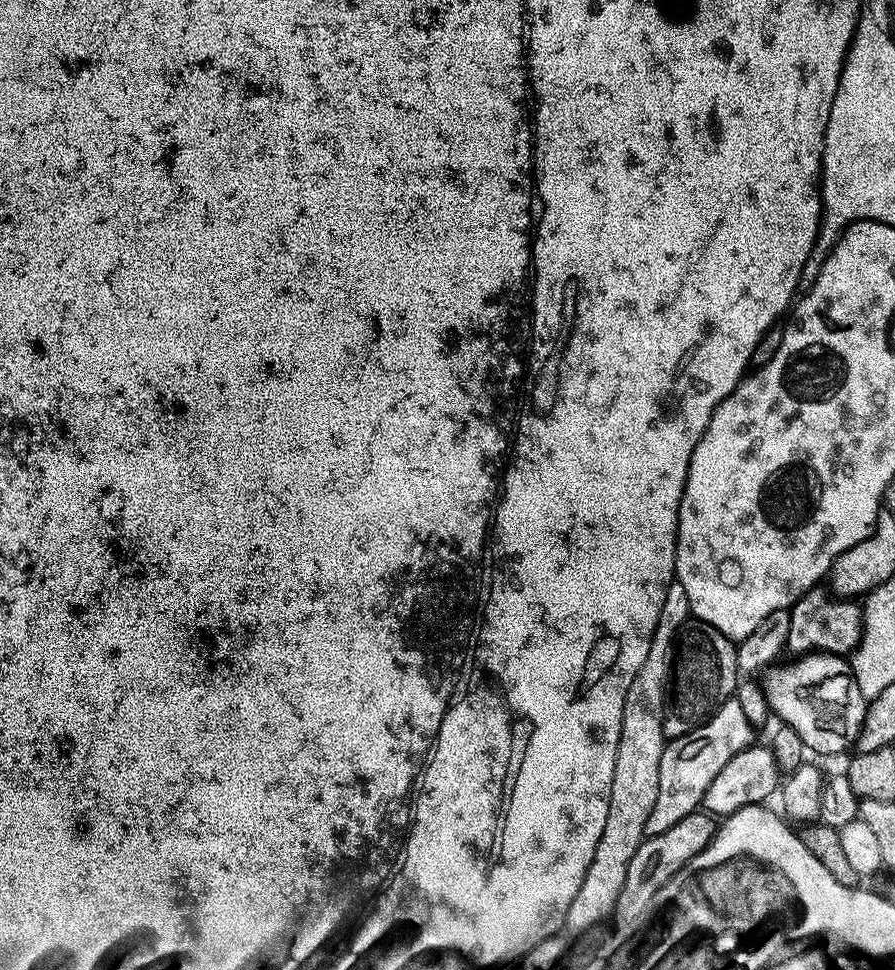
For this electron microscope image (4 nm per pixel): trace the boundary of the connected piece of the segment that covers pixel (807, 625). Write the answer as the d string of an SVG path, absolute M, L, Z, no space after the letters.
M820 586L813 588L790 609L792 617L787 651L793 652L793 657L823 654L848 658L859 649L864 638L864 608L851 599L837 598L831 591L823 592L822 589Z

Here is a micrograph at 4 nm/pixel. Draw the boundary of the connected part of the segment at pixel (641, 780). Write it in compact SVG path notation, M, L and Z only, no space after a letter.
M618 742L618 758L606 826L602 830L601 841L598 842L590 868L586 870L586 876L564 916L563 927L569 928L573 937L582 937L590 930L601 927L616 909L618 894L622 894L622 886L626 886L630 862L634 862L634 854L638 854L642 843L644 824L650 818L650 810L654 810L654 802L658 800L665 747L666 742Z

